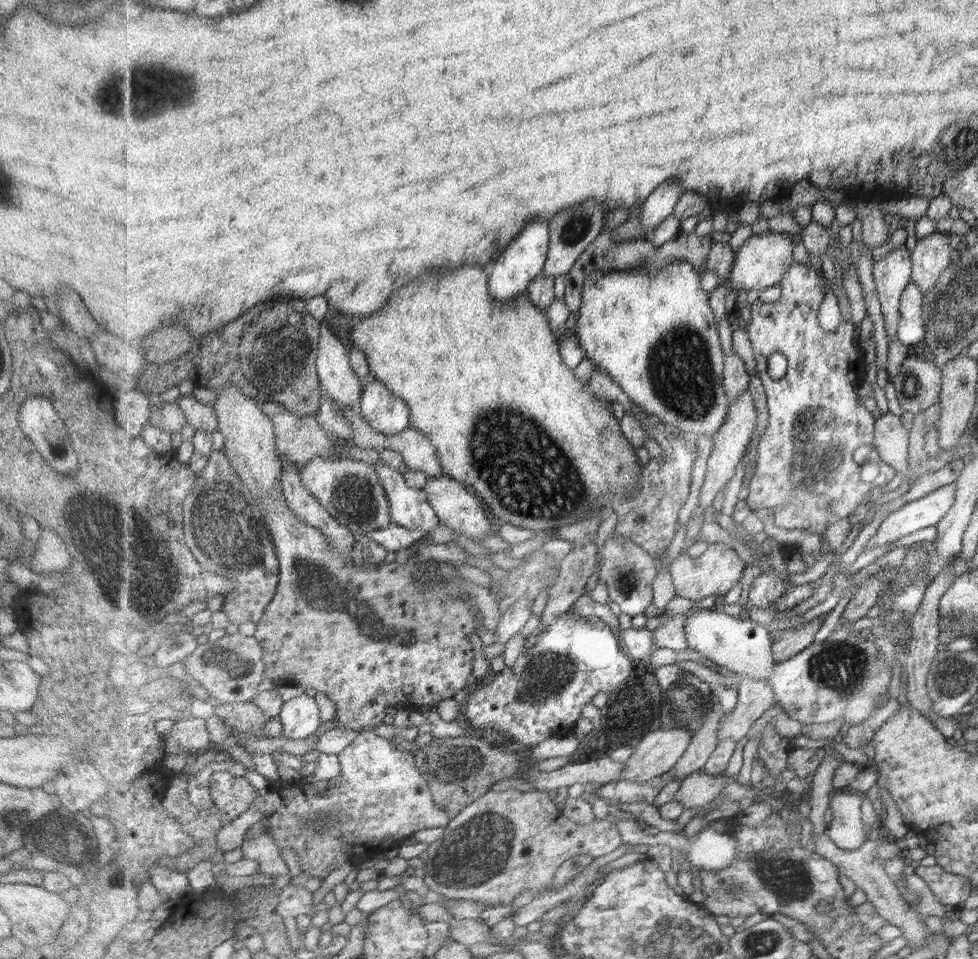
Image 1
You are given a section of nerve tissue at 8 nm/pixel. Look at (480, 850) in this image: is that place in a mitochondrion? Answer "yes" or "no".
yes

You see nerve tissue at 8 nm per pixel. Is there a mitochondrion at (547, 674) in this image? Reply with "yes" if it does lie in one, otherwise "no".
yes

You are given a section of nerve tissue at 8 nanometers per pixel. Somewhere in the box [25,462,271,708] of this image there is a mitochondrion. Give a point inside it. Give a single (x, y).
(152, 583)

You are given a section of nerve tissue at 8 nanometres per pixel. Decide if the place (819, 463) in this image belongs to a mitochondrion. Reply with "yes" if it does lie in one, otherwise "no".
yes

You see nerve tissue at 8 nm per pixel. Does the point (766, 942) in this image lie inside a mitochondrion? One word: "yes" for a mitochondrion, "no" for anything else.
yes

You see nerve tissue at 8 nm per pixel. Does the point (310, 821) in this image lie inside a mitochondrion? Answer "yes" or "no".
yes

